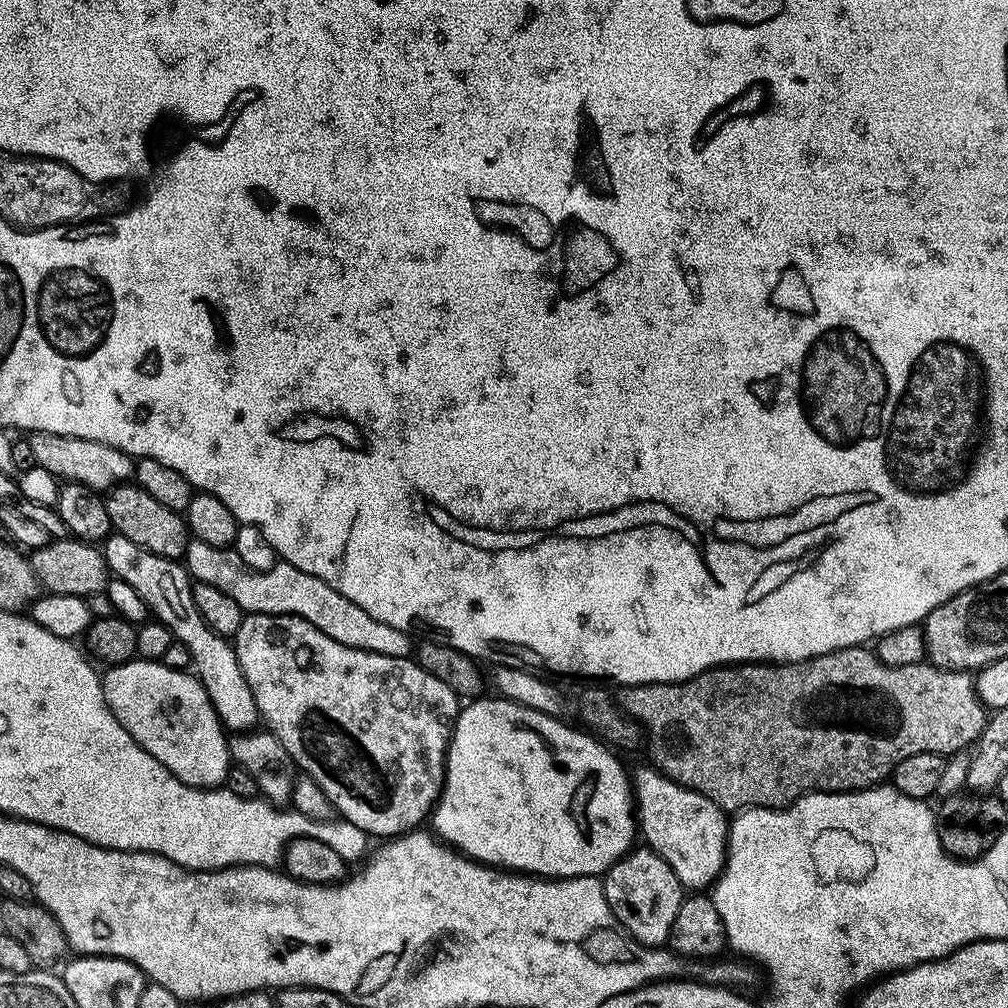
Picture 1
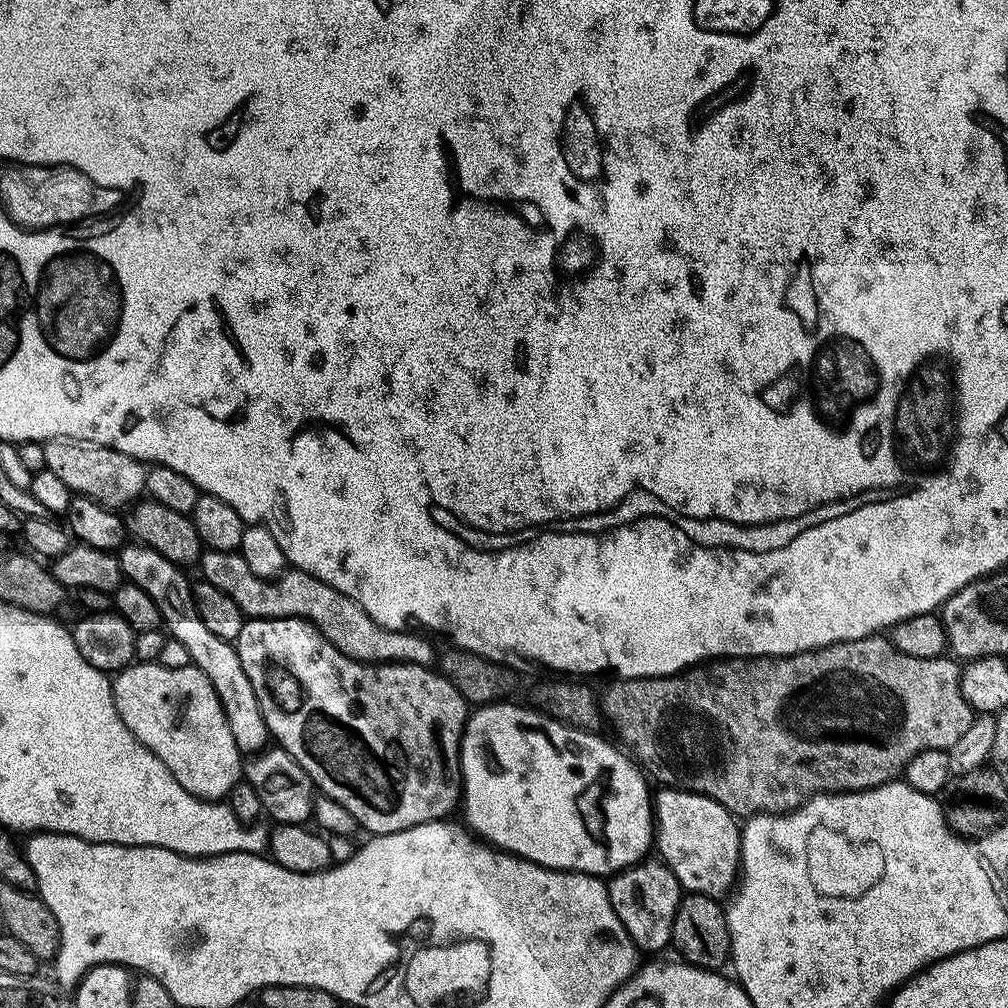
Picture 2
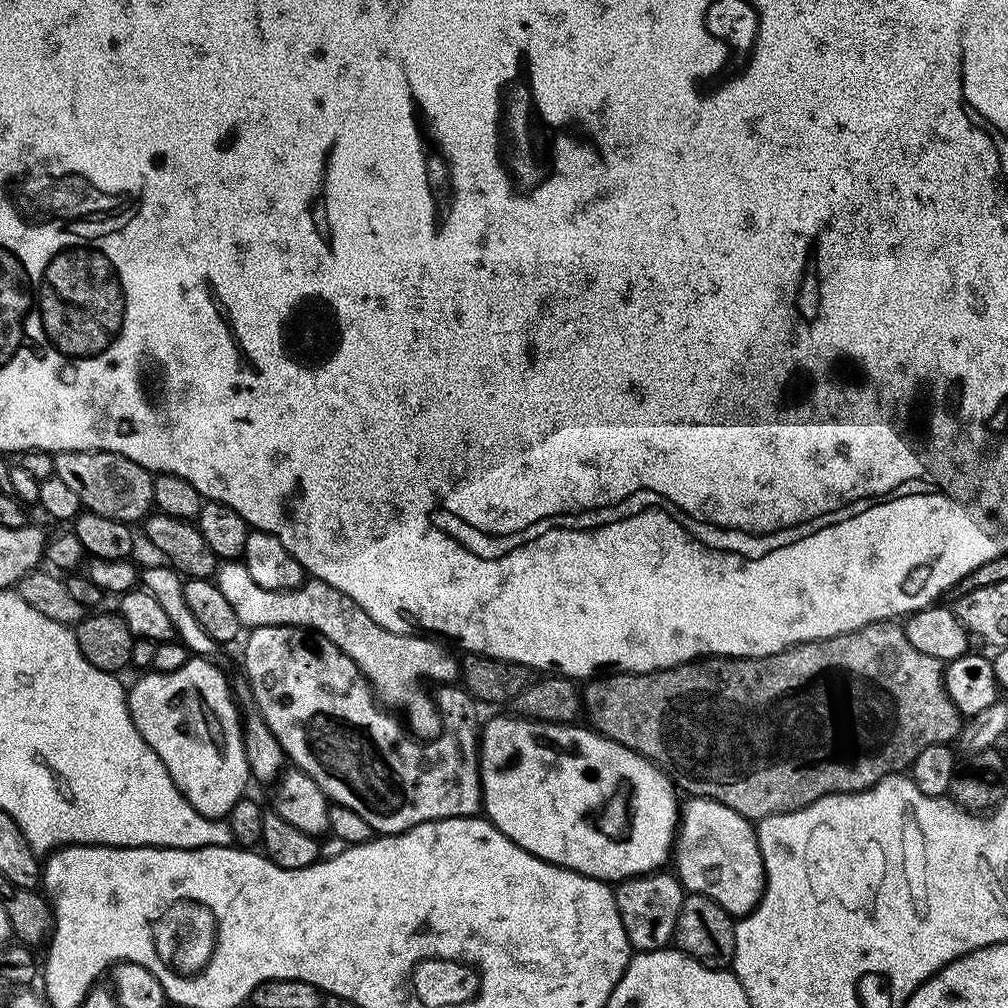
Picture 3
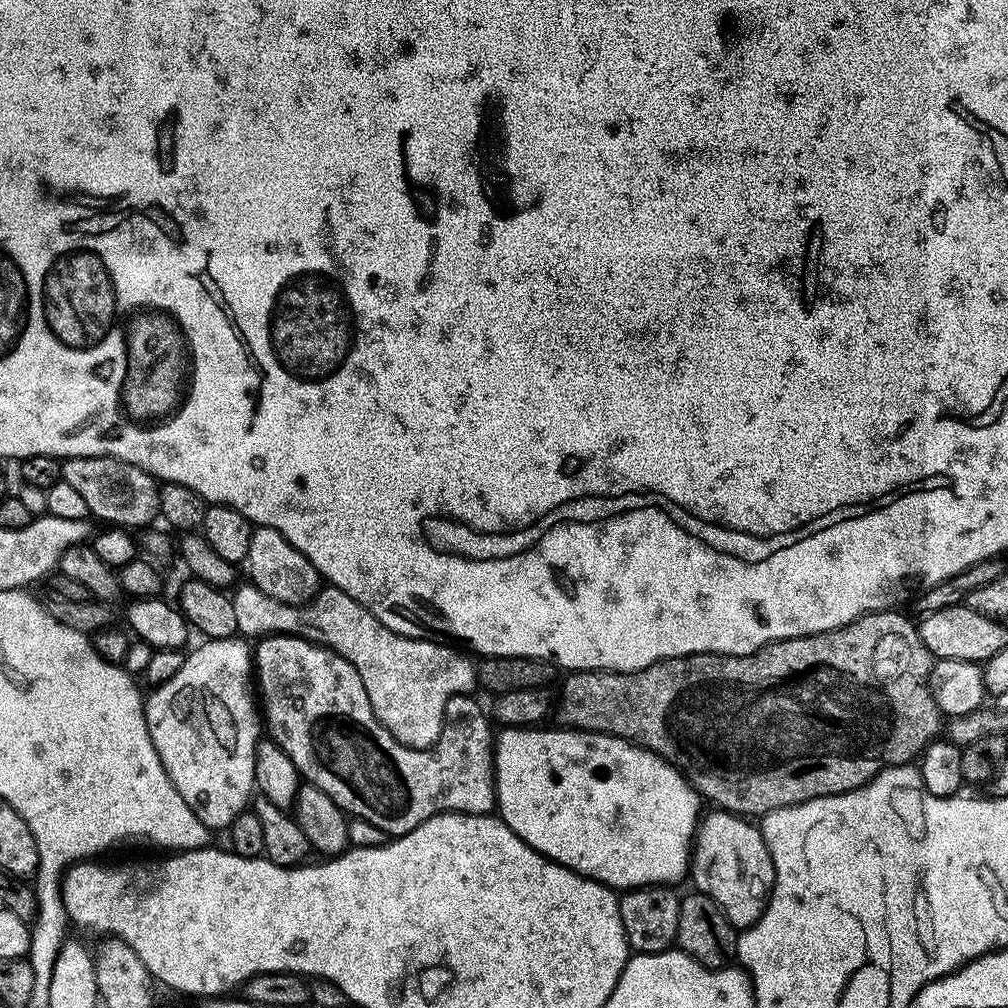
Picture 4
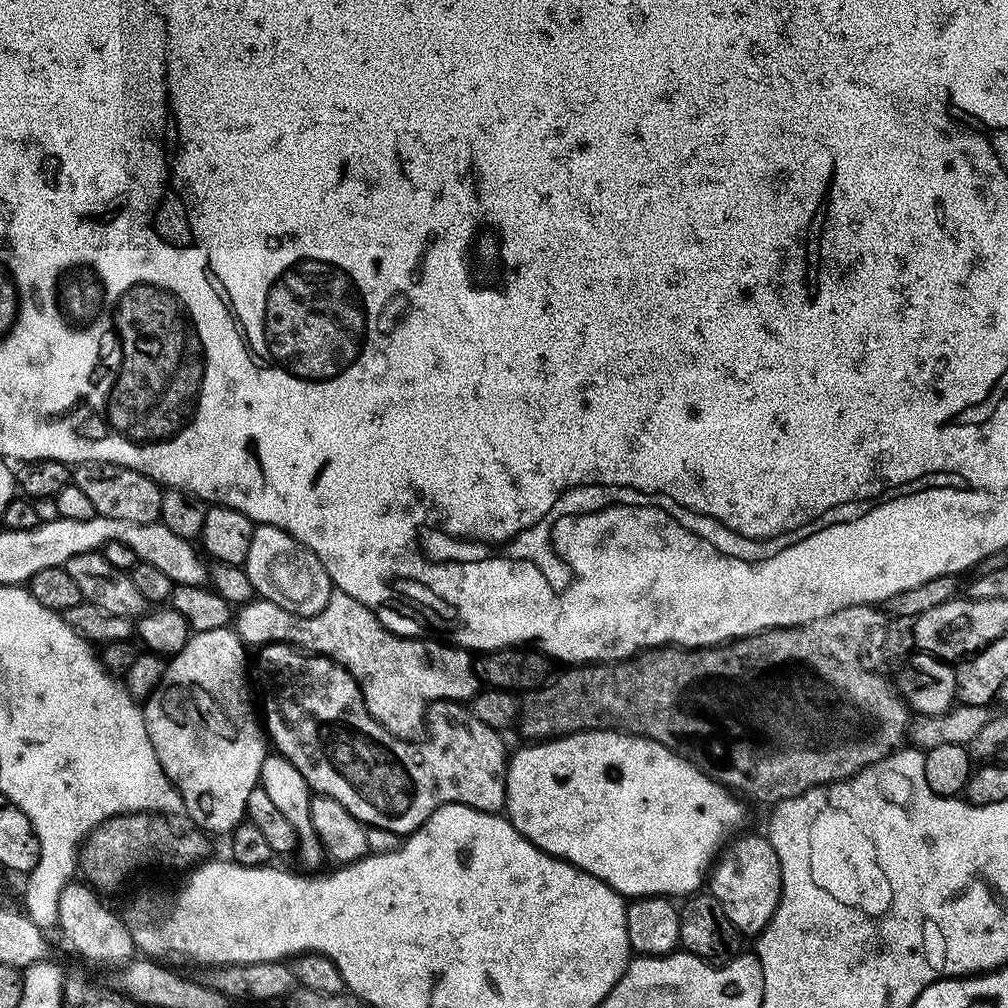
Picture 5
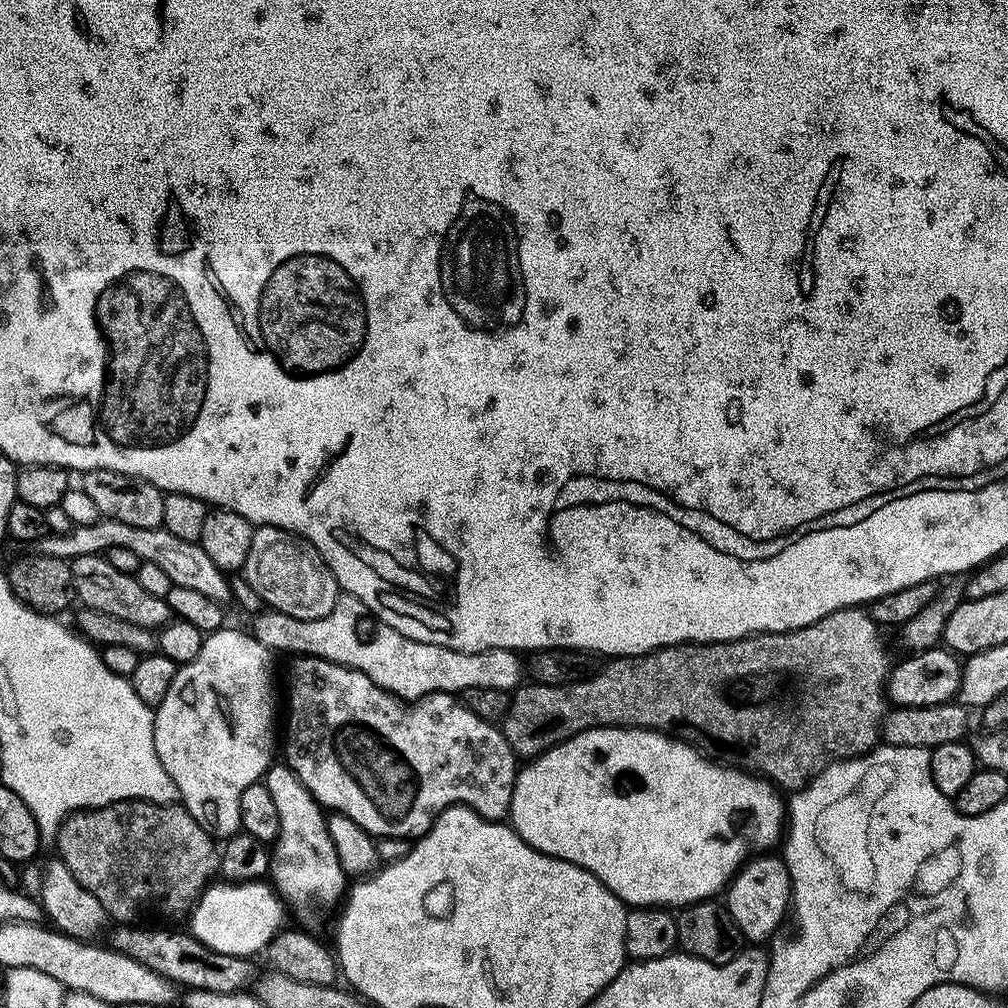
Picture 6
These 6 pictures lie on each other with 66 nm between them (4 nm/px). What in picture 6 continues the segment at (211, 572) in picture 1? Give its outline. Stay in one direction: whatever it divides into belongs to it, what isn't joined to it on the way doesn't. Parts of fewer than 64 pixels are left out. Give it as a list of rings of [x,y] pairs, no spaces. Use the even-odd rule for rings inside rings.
[[[347,594],[338,597],[334,610],[330,610],[326,618],[303,620],[265,610],[255,613],[253,620],[256,621],[250,625],[252,635],[274,654],[292,652],[293,657],[313,656],[353,668],[405,702],[429,696],[432,692],[463,694],[468,688],[493,688],[511,693],[521,687],[526,676],[525,665],[511,648],[459,652],[446,646],[418,642],[386,626],[386,622],[379,620],[361,600]]]

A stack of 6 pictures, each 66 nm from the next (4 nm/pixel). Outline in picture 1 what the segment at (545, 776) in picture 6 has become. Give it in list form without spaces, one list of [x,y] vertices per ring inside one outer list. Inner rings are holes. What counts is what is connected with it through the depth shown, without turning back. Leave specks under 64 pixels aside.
[[[476,698],[465,703],[452,725],[452,739],[448,741],[448,758],[444,769],[444,788],[440,791],[440,798],[430,813],[430,825],[432,824],[433,828],[431,831],[461,855],[468,856],[480,864],[486,864],[490,868],[550,880],[569,880],[575,876],[603,877],[608,868],[614,866],[614,862],[618,862],[628,853],[634,844],[632,839],[637,839],[638,836],[638,821],[634,815],[634,784],[629,773],[628,776],[624,773],[619,758],[615,756],[617,753],[601,743],[595,735],[579,727],[576,729],[563,724],[563,719],[548,716],[544,712],[516,704],[512,700],[486,699]]]

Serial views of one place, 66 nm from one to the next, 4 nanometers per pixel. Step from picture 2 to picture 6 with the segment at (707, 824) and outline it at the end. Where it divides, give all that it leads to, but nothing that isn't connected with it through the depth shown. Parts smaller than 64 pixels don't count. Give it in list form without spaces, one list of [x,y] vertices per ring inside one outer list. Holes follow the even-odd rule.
[[[758,854],[745,861],[739,872],[733,876],[724,894],[725,908],[734,918],[741,937],[756,946],[769,941],[776,934],[774,932],[779,928],[783,918],[785,920],[790,910],[792,886],[789,882],[789,872],[786,870],[783,857],[772,855],[776,854]]]

